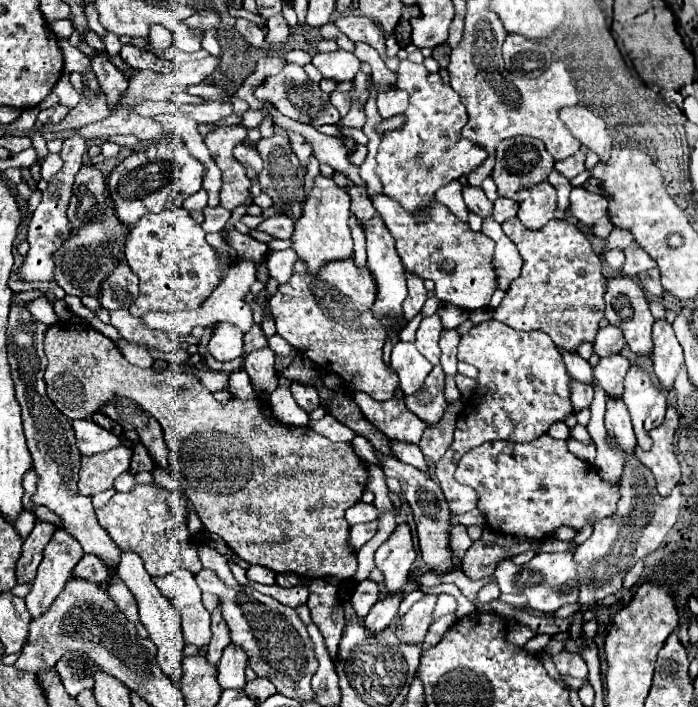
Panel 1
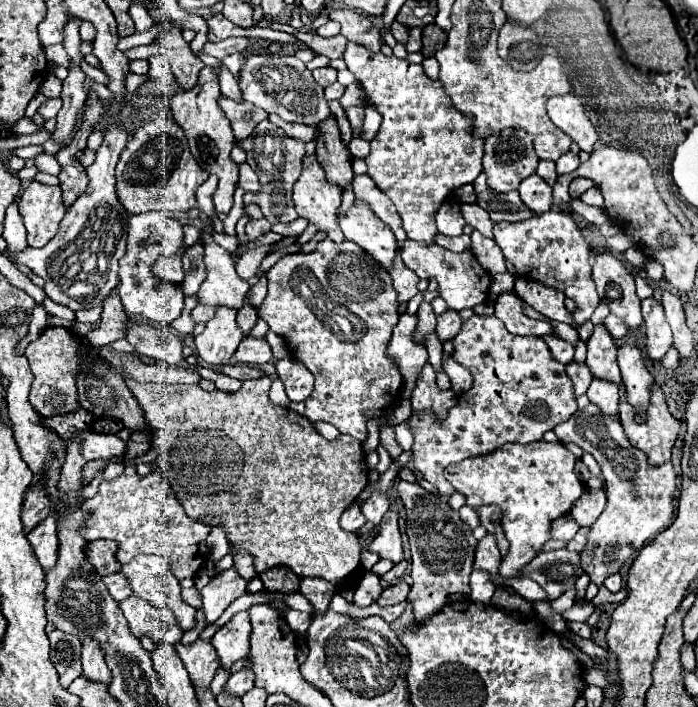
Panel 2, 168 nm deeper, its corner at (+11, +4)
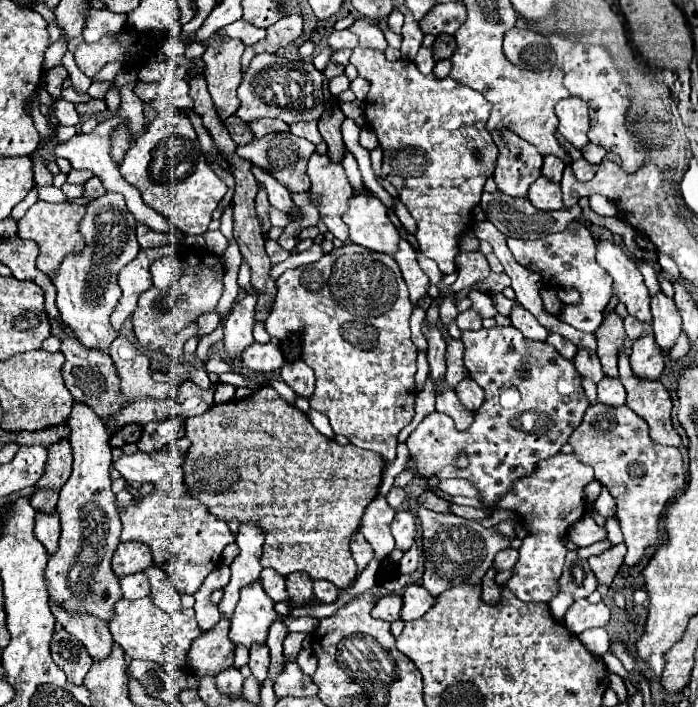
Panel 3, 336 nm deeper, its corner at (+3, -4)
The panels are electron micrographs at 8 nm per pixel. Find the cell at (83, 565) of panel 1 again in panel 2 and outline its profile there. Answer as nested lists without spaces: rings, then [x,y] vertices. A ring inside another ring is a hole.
[[[95,540],[87,544],[87,558],[101,576],[109,576],[121,570],[121,564],[115,556],[117,548],[119,546],[113,540]]]

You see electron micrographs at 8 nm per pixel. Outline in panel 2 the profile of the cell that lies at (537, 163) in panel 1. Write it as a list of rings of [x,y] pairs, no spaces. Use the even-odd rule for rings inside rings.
[[[507,128],[497,136],[489,136],[485,140],[485,156],[483,156],[483,172],[487,174],[487,184],[495,192],[517,190],[521,180],[535,174],[537,170],[537,154],[533,150],[533,138],[525,130]]]

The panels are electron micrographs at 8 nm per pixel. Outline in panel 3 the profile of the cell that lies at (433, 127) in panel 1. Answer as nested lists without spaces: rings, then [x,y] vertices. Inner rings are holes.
[[[353,48],[351,64],[357,68],[359,76],[369,80],[371,84],[371,90],[365,100],[365,118],[371,130],[377,134],[379,146],[383,148],[381,178],[395,186],[401,202],[415,218],[415,238],[419,242],[421,252],[427,258],[435,260],[443,274],[451,274],[455,272],[455,256],[459,254],[457,240],[469,224],[467,216],[473,210],[473,206],[479,204],[485,180],[495,170],[497,146],[491,134],[485,130],[491,104],[481,96],[481,92],[473,88],[459,86],[451,78],[439,80],[433,74],[425,76],[409,60],[389,62],[379,50]]]

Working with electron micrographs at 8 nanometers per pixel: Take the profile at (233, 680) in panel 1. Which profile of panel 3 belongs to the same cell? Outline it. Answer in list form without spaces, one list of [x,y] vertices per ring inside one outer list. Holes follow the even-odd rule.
[[[255,582],[241,590],[235,614],[231,618],[229,638],[235,646],[251,648],[253,644],[265,644],[267,630],[277,618],[273,600],[263,592],[261,584]]]

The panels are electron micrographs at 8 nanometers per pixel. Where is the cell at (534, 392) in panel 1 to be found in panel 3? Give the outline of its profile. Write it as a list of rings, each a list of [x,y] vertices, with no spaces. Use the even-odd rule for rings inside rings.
[[[493,326],[475,332],[467,330],[461,332],[461,342],[465,344],[465,368],[471,378],[477,380],[477,384],[485,390],[483,406],[475,410],[473,424],[463,432],[457,430],[453,420],[449,420],[449,416],[443,416],[441,412],[427,414],[407,438],[407,448],[423,478],[469,478],[479,488],[481,500],[491,508],[493,502],[497,502],[497,496],[503,496],[511,488],[513,480],[529,474],[541,458],[549,458],[561,450],[569,434],[581,424],[589,402],[581,386],[581,376],[577,374],[573,362],[565,360],[547,342],[533,342],[523,338],[523,334],[513,326]],[[459,454],[467,456],[467,468],[455,466]]]

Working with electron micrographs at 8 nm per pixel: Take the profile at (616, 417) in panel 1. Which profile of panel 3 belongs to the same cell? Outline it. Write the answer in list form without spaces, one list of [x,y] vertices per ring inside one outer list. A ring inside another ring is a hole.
[[[603,378],[597,384],[597,398],[609,406],[625,406],[625,388],[617,378]]]

